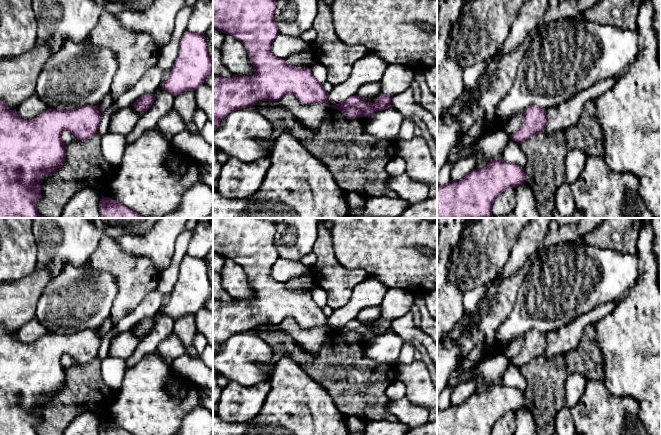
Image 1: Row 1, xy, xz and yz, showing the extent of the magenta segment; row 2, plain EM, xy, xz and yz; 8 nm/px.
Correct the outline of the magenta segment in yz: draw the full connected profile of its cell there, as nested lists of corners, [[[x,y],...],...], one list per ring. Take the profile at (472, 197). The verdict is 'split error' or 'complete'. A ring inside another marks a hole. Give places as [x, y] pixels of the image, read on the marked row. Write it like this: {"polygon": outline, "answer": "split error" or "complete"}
{"polygon": [[[502,158],[491,159],[482,169],[473,169],[462,180],[437,185],[437,218],[484,218],[492,216],[495,199],[508,188],[525,183],[524,168]]], "answer": "complete"}

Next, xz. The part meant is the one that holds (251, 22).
{"polygon": [[[213,0],[213,28],[224,34],[233,36],[247,50],[254,67],[252,77],[233,75],[230,78],[213,77],[213,132],[220,121],[236,109],[251,108],[260,101],[279,101],[285,94],[292,93],[303,104],[328,103],[328,93],[312,74],[311,68],[301,68],[288,65],[284,59],[274,56],[270,46],[279,35],[274,20],[276,0]]], "answer": "complete"}

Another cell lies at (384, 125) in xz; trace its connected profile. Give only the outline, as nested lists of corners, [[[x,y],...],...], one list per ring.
[[[393,107],[373,113],[365,123],[365,134],[379,141],[397,141],[404,115]]]

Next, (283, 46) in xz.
[[[279,34],[270,46],[271,53],[278,58],[288,58],[293,54],[311,50],[311,44],[301,37]]]

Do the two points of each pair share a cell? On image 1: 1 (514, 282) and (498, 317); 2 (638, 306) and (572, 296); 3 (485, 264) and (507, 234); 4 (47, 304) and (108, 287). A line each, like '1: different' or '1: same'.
1: same
2: different
3: same
4: same

